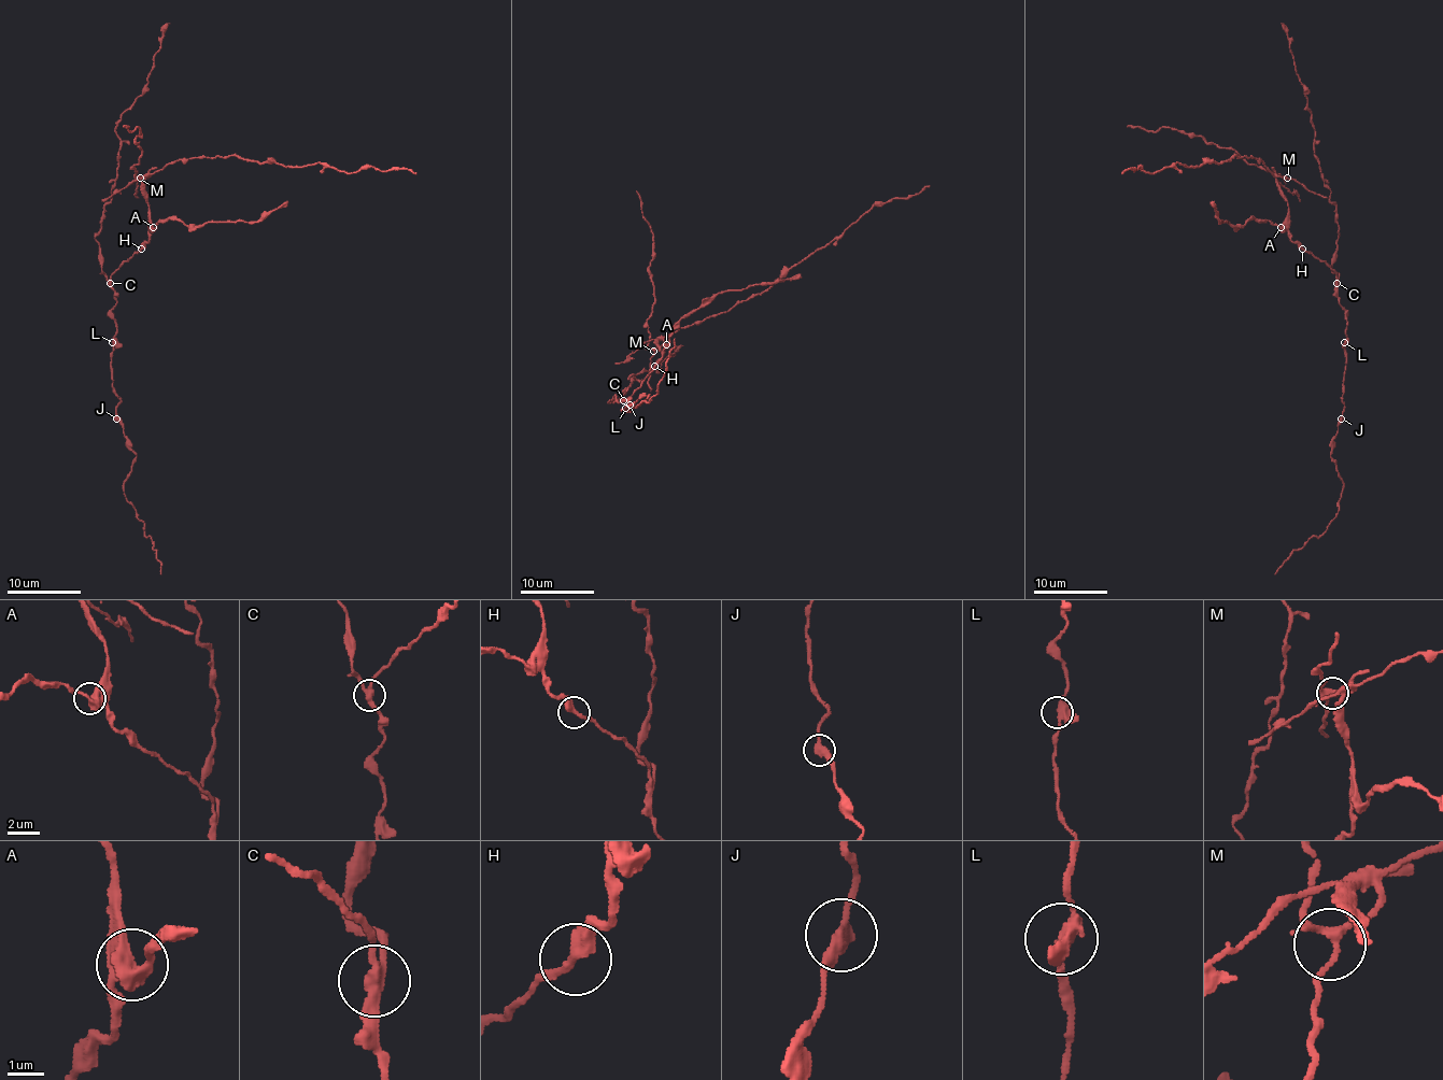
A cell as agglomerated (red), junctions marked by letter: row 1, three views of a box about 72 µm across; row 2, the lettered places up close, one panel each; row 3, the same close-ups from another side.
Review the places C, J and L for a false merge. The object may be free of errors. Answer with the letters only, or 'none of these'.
C

